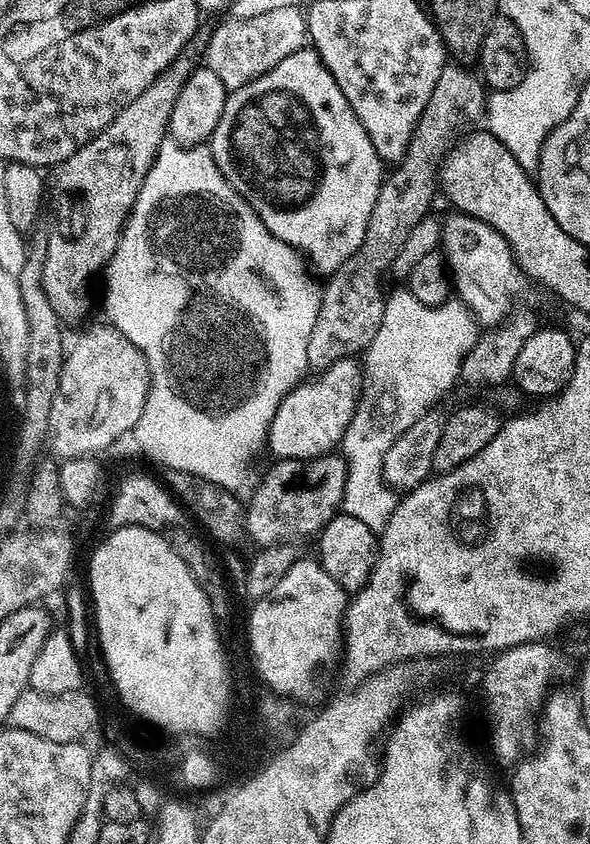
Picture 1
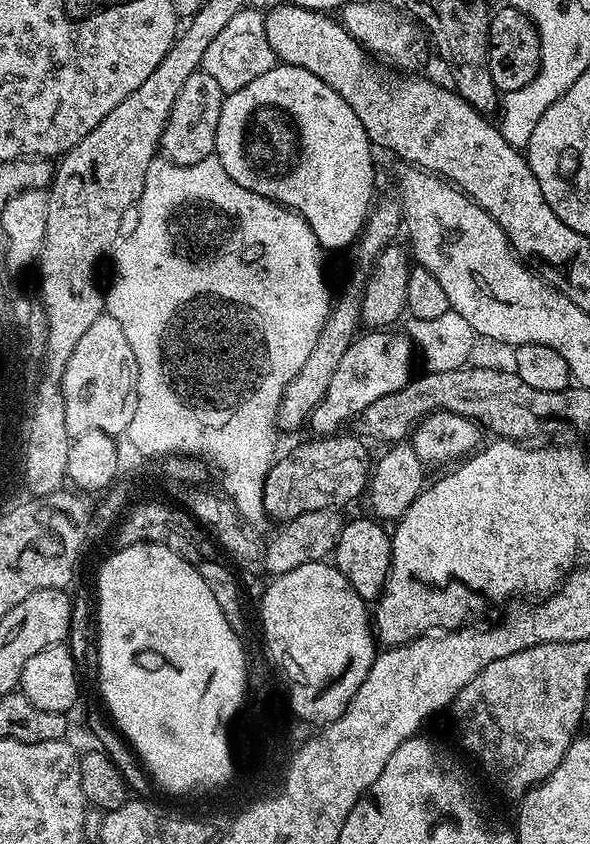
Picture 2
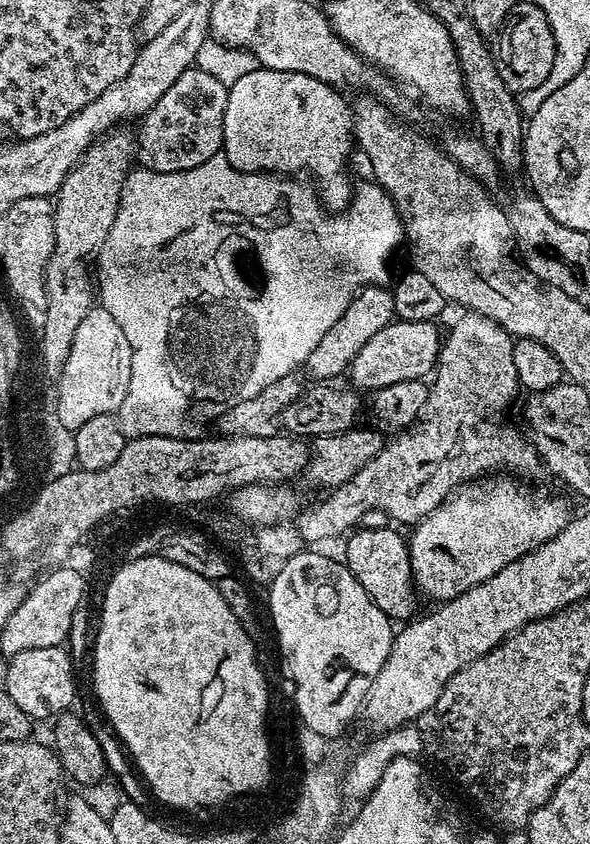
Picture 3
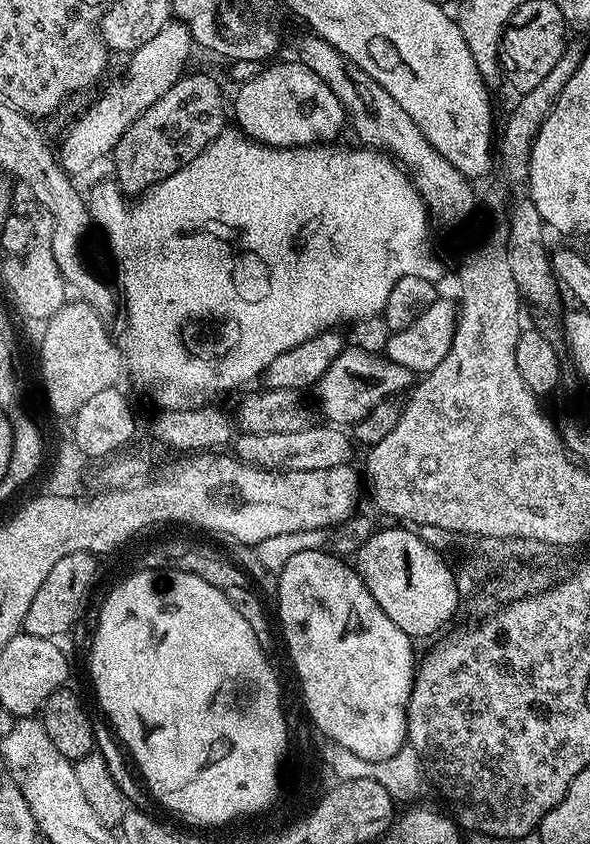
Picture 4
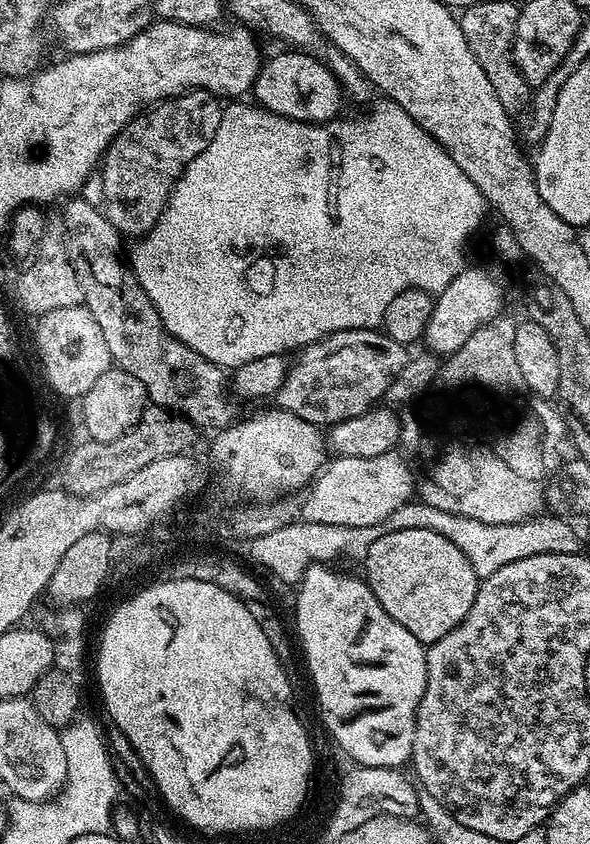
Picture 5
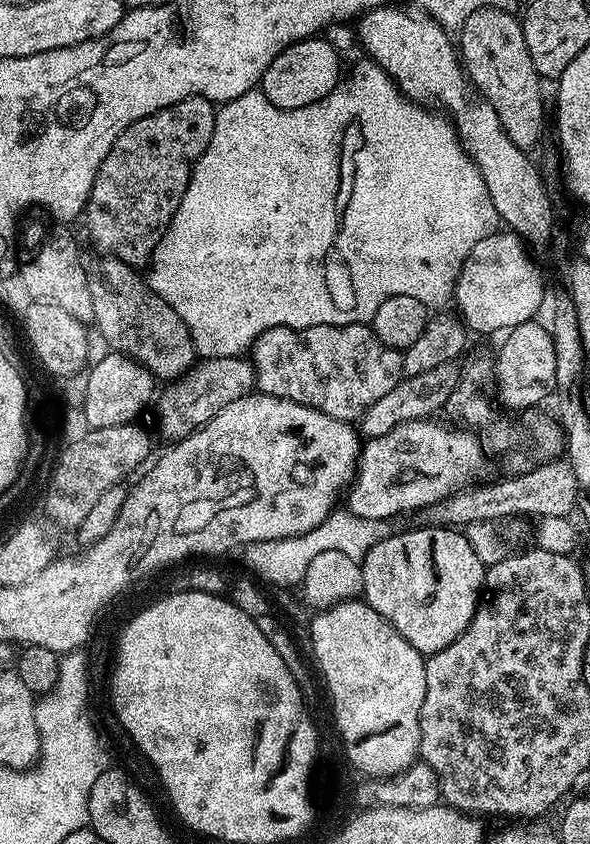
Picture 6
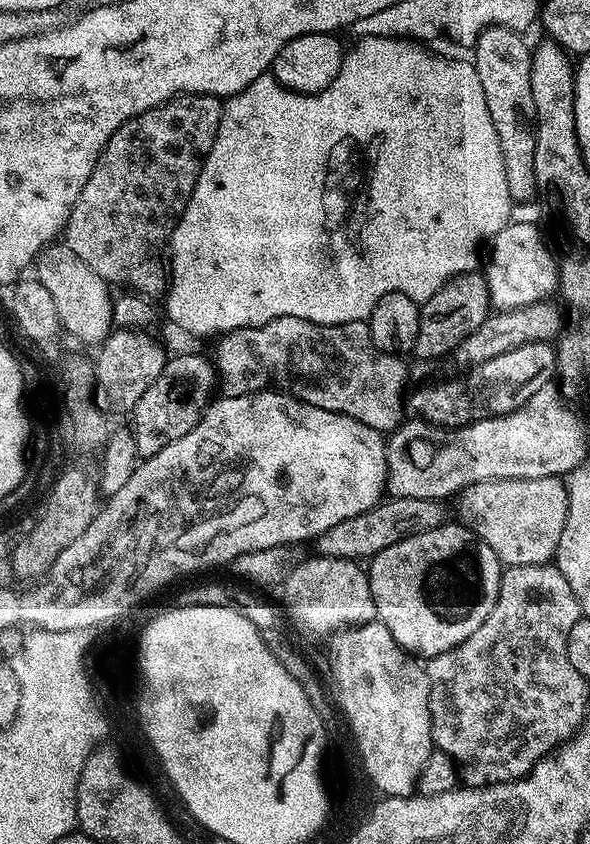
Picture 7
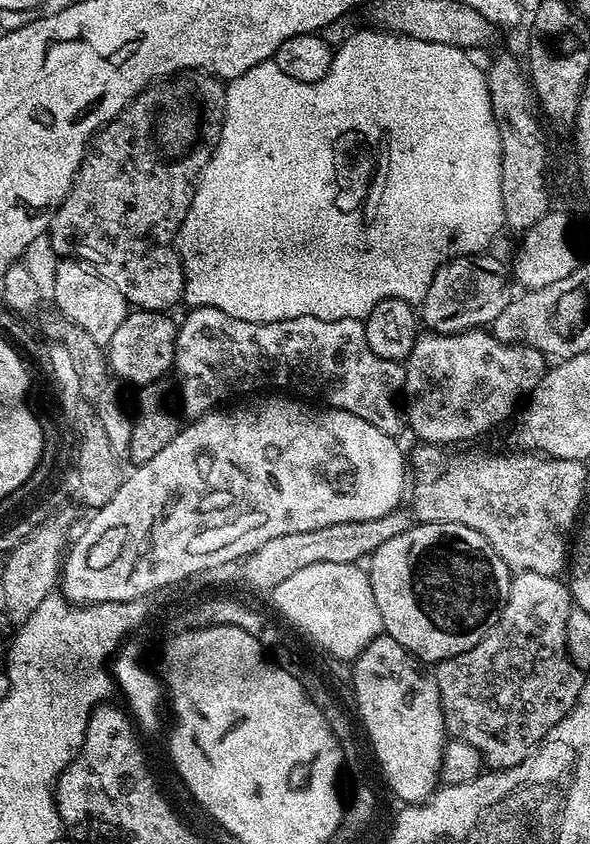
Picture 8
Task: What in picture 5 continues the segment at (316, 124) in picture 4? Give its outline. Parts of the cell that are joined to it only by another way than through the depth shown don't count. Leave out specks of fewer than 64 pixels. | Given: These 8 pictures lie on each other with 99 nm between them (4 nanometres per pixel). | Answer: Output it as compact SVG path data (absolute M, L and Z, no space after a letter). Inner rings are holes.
M283 51L273 60L263 61L254 85L255 103L268 112L307 124L327 124L328 121L337 119L339 112L336 111L340 108L340 100L342 101L342 89L331 70L304 52Z

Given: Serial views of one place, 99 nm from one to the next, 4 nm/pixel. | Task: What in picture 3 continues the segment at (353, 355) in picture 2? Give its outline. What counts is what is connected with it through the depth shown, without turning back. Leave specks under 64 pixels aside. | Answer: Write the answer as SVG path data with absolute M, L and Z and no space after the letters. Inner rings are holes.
M397 319L382 326L382 330L378 330L378 334L374 334L374 338L370 338L370 342L366 342L366 346L362 346L352 360L350 377L357 384L355 387L375 390L394 386L394 382L424 380L435 369L440 358L442 332L440 334L436 326L431 320L406 322Z

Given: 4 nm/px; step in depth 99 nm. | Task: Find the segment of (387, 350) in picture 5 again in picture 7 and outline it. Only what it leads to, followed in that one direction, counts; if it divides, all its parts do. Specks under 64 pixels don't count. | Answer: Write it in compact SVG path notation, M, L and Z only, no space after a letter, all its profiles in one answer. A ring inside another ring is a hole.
M283 316L277 320L271 320L265 324L259 324L256 328L239 328L233 332L225 332L215 341L216 356L214 355L214 367L224 380L228 383L227 391L233 396L242 396L250 392L263 392L265 390L279 390L286 392L290 396L295 396L296 399L306 402L310 406L318 406L322 410L330 410L338 414L346 414L350 418L354 418L358 422L362 422L366 426L370 426L375 432L381 434L391 434L395 428L400 427L405 419L406 413L406 396L404 400L404 383L408 380L408 368L403 364L399 355L391 352L380 352L374 346L374 342L370 338L370 330L367 323L363 320L358 322L346 322L345 324L315 324L309 320L302 318L290 318Z

